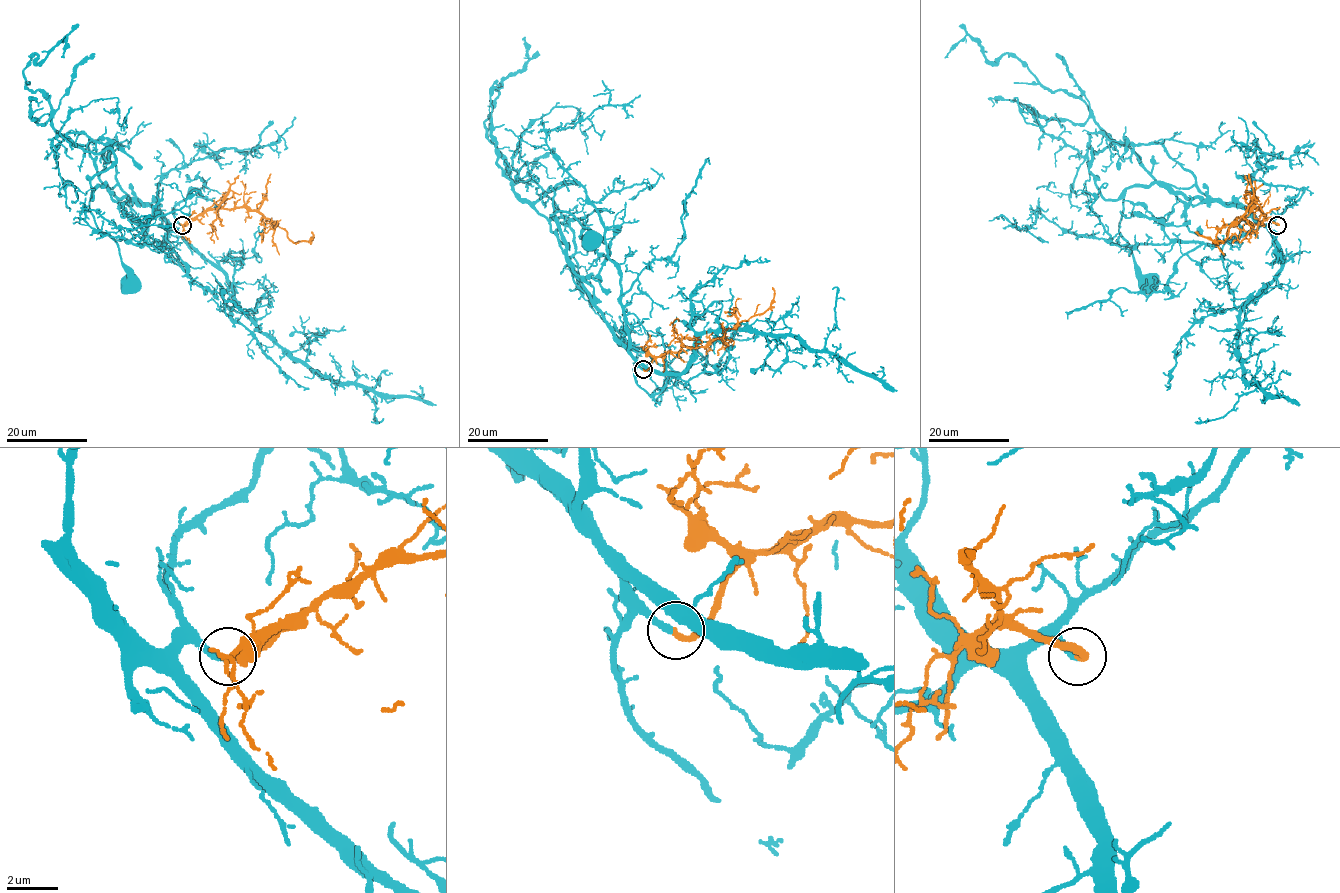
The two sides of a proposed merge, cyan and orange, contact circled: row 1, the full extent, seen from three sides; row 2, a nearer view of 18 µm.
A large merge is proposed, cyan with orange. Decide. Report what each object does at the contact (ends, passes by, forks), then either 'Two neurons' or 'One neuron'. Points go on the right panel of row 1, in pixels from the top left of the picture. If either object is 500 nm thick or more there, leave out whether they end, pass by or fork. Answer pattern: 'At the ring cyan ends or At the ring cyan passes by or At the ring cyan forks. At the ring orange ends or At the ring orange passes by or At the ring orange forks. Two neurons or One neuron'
At the ring cyan ends. At the ring orange ends. One neuron

